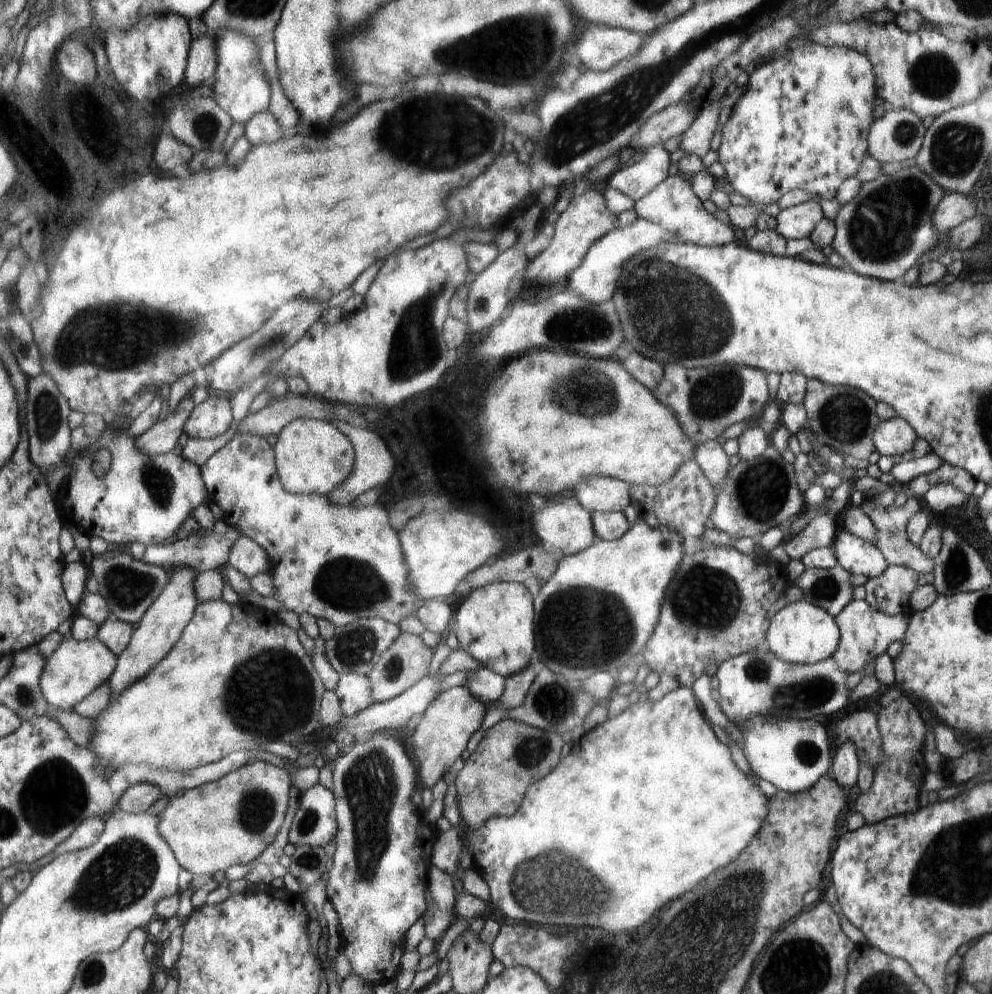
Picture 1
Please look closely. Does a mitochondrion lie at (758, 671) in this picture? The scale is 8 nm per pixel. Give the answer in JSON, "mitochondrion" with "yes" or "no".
{"mitochondrion":"yes"}

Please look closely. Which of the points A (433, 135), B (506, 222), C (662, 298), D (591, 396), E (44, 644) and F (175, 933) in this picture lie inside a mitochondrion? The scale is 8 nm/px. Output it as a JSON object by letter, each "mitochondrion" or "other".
{"A":"mitochondrion","B":"other","C":"mitochondrion","D":"mitochondrion","E":"other","F":"other"}

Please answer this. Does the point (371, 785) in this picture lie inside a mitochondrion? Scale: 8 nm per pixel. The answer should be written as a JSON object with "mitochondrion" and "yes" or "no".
{"mitochondrion":"yes"}

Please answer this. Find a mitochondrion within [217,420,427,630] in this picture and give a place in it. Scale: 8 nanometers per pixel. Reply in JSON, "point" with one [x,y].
{"point":[348,584]}

